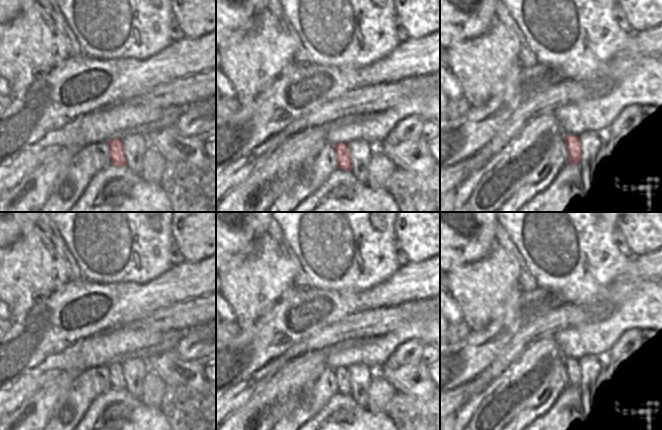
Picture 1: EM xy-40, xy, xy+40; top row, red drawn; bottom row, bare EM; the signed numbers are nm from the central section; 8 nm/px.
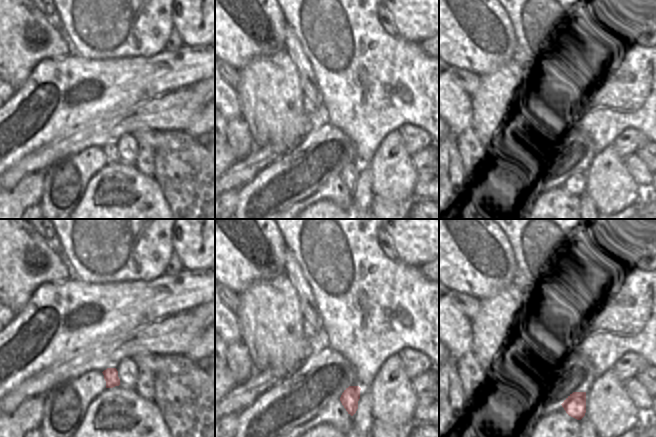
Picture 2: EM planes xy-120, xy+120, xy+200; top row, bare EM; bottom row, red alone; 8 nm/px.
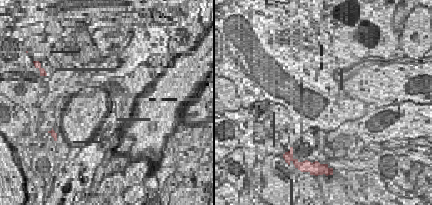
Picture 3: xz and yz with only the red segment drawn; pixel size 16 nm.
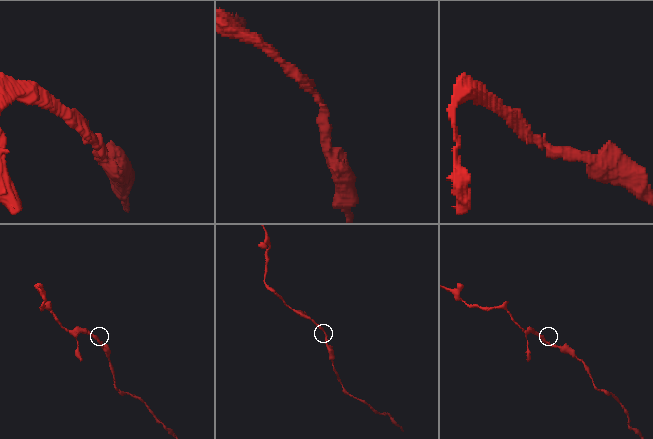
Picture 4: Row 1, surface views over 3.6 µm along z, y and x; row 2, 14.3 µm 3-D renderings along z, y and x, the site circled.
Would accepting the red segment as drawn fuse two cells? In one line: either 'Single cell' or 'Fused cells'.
Single cell

